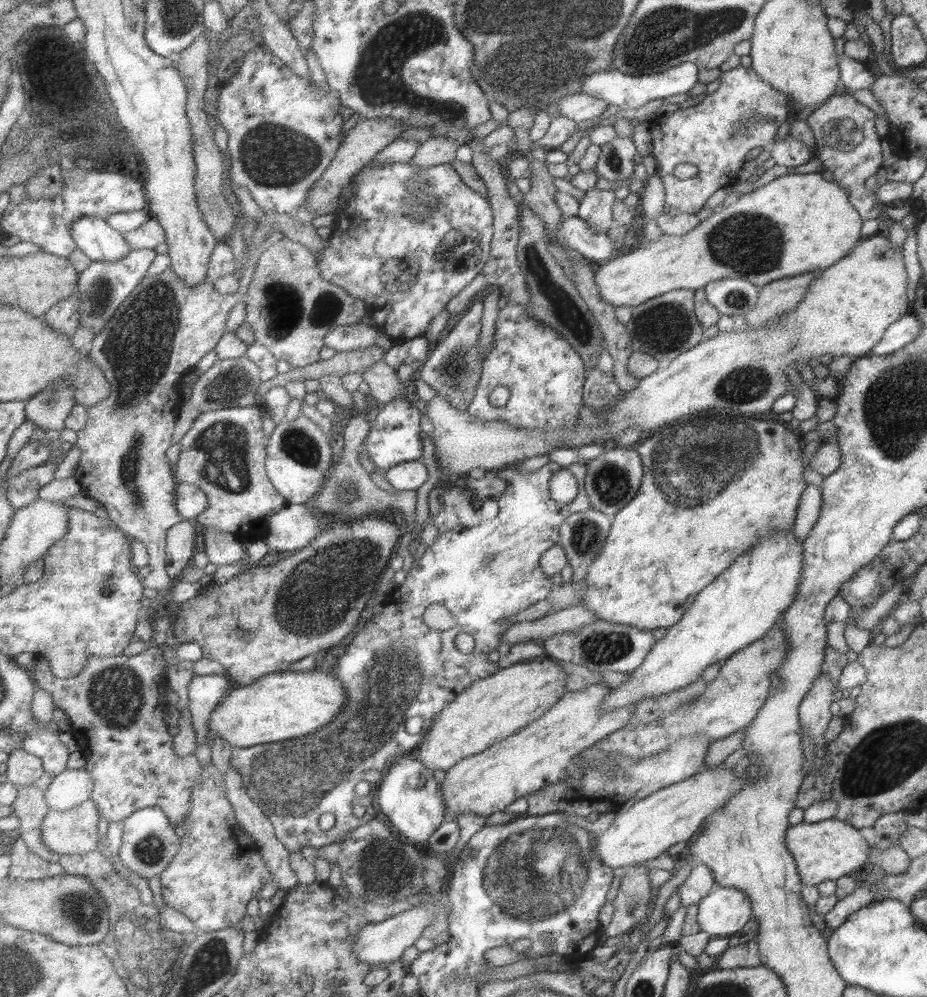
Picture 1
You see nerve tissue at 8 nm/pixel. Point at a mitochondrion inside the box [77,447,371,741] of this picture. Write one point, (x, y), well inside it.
(115, 695)

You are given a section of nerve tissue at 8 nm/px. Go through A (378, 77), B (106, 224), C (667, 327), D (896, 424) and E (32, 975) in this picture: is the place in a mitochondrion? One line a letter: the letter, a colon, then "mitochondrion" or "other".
A: mitochondrion
B: other
C: mitochondrion
D: mitochondrion
E: mitochondrion

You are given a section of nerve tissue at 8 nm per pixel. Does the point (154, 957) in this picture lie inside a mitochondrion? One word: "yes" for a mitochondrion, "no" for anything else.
yes

